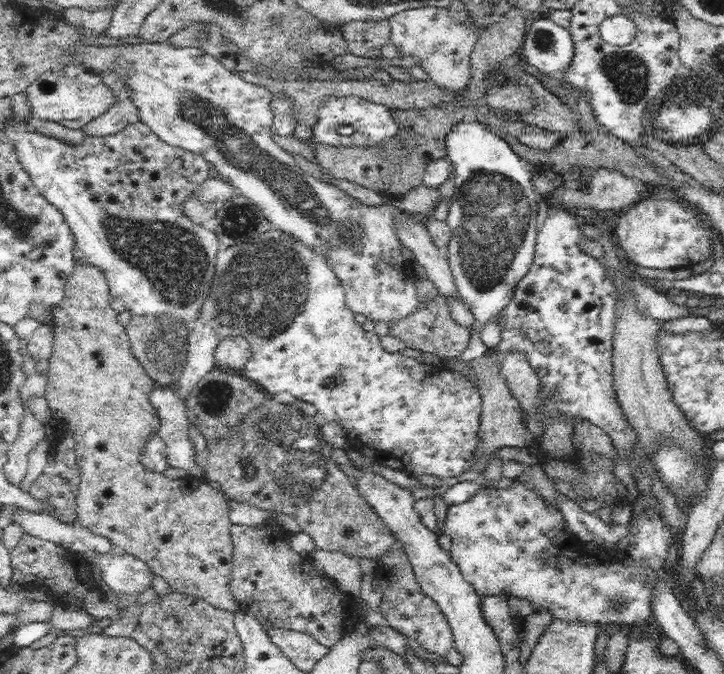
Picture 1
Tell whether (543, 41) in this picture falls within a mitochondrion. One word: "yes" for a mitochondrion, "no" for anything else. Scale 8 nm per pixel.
yes

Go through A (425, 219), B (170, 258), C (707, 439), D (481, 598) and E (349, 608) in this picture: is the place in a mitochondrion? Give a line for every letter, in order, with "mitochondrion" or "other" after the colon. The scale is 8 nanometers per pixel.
A: other
B: mitochondrion
C: other
D: other
E: other

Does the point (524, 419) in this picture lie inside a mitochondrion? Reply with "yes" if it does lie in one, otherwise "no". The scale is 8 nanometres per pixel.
no

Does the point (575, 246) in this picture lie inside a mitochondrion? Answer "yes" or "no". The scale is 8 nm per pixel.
no

